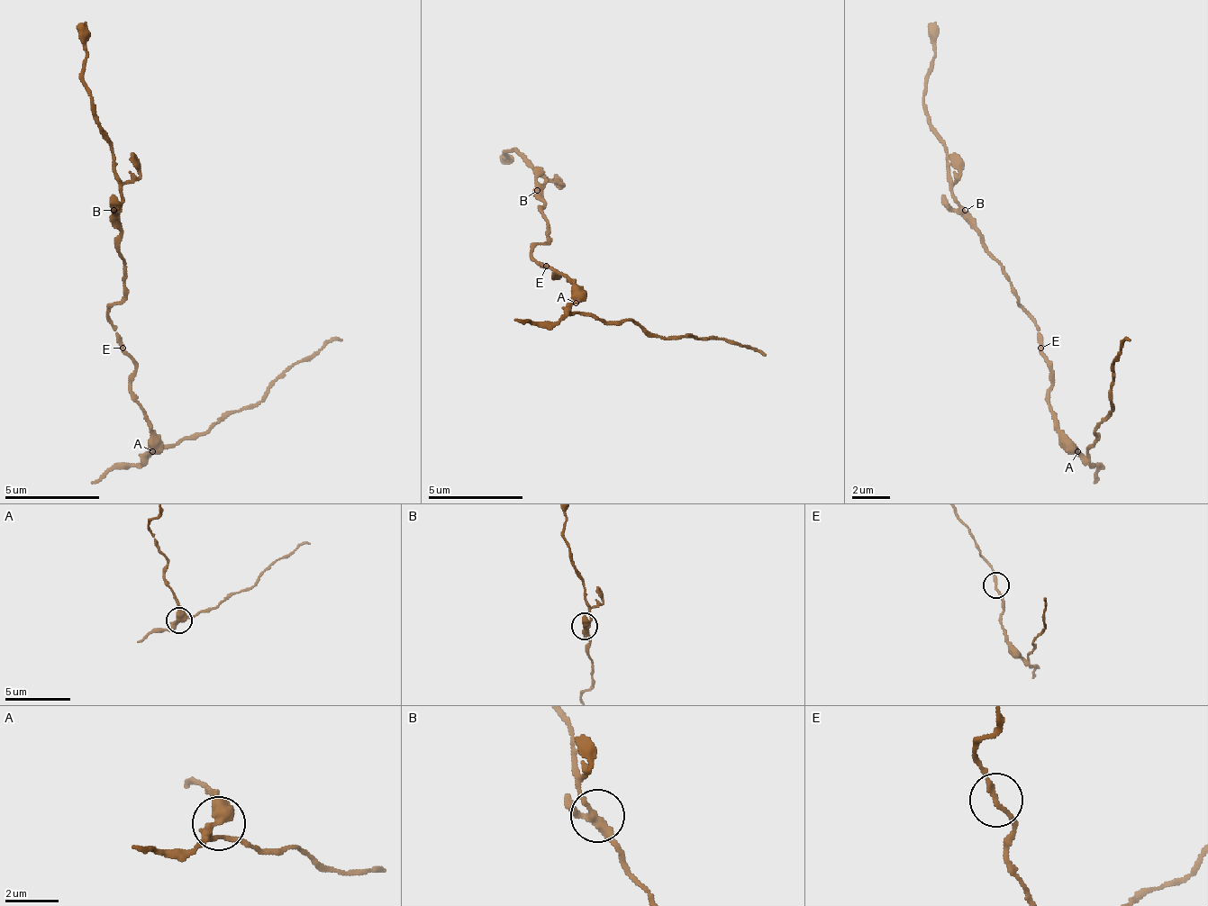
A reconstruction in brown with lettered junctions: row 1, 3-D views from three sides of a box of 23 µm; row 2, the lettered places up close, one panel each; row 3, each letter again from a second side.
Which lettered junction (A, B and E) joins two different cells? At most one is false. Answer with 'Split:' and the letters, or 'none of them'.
Split: A

